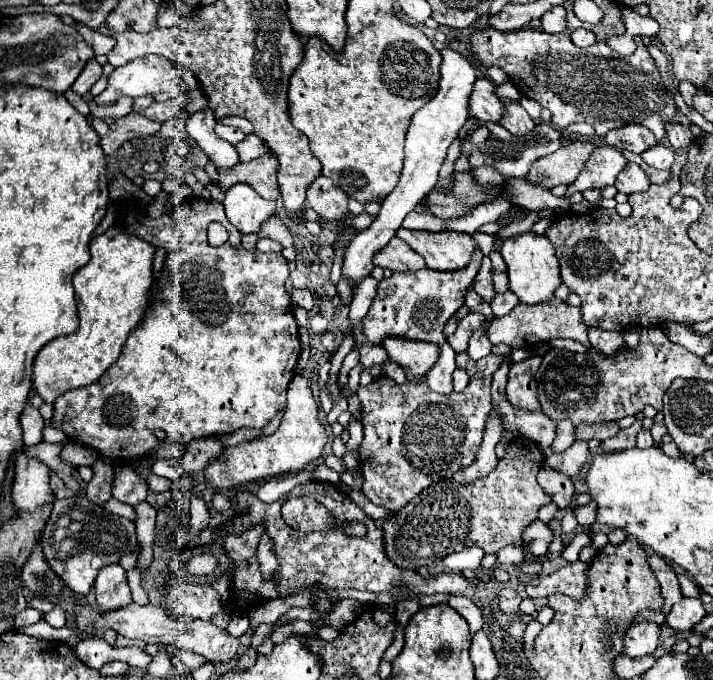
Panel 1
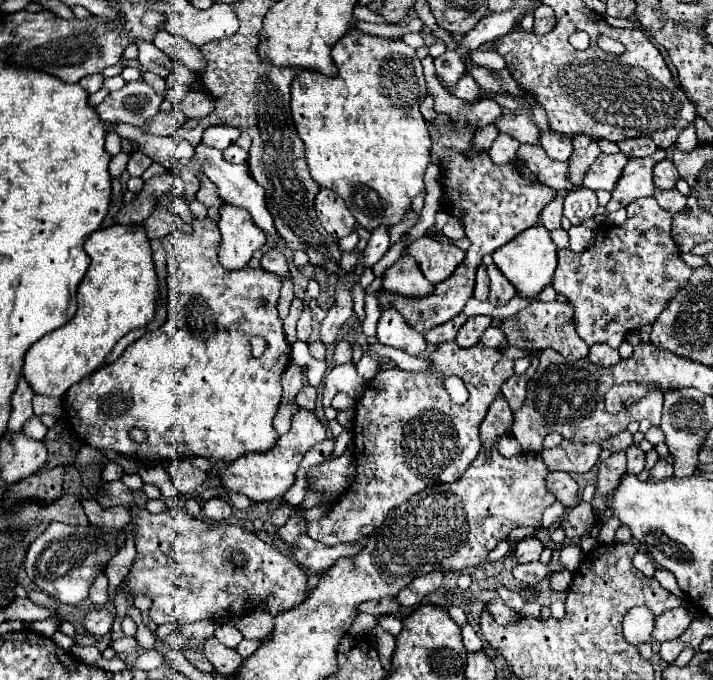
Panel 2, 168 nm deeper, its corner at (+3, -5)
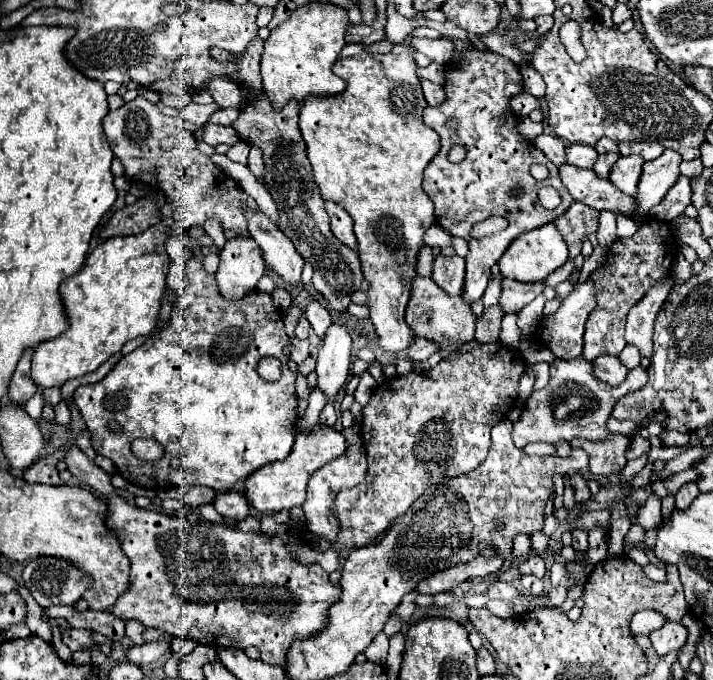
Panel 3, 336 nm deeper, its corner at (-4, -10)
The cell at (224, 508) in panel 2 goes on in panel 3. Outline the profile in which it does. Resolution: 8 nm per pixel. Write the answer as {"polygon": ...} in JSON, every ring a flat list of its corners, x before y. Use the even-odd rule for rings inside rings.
{"polygon":[[233,490,217,494,213,506,215,506,215,510,221,516,237,520,237,522,243,520,249,514,249,502,247,502,247,498,243,494,239,494,239,492,233,492]]}

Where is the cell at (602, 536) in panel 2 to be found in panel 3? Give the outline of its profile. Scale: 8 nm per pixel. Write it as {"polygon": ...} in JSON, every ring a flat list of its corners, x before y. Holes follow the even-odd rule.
{"polygon":[[649,496,647,504,637,514,637,524,645,526,645,530,657,528,661,524,661,500,657,496]]}

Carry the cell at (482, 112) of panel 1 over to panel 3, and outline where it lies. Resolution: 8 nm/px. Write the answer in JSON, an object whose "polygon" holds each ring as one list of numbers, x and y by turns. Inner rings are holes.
{"polygon":[[541,134,533,140,533,144,555,164,555,166,563,166,567,162,565,158,565,148,567,144,563,144,561,138,557,138,555,134]]}

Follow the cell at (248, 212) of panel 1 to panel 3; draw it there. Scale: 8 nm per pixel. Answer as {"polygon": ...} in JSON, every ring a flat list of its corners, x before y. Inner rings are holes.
{"polygon":[[253,238,227,240,219,258,215,278,219,292,227,300,241,300,251,294,257,288,259,278,265,274,261,250]]}

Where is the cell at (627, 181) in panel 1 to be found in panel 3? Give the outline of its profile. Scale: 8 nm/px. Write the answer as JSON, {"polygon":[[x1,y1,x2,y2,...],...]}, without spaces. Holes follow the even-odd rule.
{"polygon":[[665,150,659,158,645,162,641,182,639,182,639,192,637,192,637,208,635,216,647,216,653,206,657,206,667,190,677,182,679,178,679,164,681,156,673,150]]}

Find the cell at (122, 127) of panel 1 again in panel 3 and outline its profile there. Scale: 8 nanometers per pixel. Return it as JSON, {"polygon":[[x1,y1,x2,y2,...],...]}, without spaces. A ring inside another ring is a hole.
{"polygon":[[191,102,185,110,181,110,181,118,185,122,189,122,189,132,195,132,197,128,205,126,211,118,213,112,217,112,219,106,213,102,213,104,195,104]]}

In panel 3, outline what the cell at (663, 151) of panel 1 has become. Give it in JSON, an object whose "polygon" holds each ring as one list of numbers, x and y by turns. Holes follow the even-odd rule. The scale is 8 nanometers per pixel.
{"polygon":[[679,176,677,184,665,194,665,198,661,200,661,204,657,204,651,214,653,218,661,220,661,222,671,222,673,218,681,216,683,210,691,204,691,180,685,176]]}

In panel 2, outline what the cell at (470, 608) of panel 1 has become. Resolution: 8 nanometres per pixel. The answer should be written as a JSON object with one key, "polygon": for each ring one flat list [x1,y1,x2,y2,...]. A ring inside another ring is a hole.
{"polygon":[[470,623,462,625,462,639,464,639,464,647,466,647,468,653,474,653,474,651,480,651,482,649,482,641,476,635,476,631,472,629]]}

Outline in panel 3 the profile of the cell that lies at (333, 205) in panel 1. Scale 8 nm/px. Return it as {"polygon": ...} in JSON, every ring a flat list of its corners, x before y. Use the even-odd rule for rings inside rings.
{"polygon":[[325,202,325,210,331,218,331,232,349,248,357,248,355,242,355,234,353,234,353,220,351,216,337,204,333,202]]}

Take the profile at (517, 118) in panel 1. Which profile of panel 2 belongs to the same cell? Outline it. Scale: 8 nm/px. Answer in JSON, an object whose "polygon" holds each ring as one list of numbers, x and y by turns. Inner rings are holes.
{"polygon":[[522,143,518,147,518,153,516,157,520,161,526,161,526,167,538,177,538,181,542,181,544,185,552,187,552,189,574,189,574,185,570,185,566,181,566,163,558,163,558,161,552,161,544,149,540,145,526,145]]}

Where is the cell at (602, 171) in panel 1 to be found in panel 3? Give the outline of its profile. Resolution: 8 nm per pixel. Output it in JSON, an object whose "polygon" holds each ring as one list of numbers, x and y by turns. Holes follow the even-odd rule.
{"polygon":[[621,156,611,174,609,180,625,194,637,194,637,182,641,178,641,170,643,170,645,160,641,156]]}

